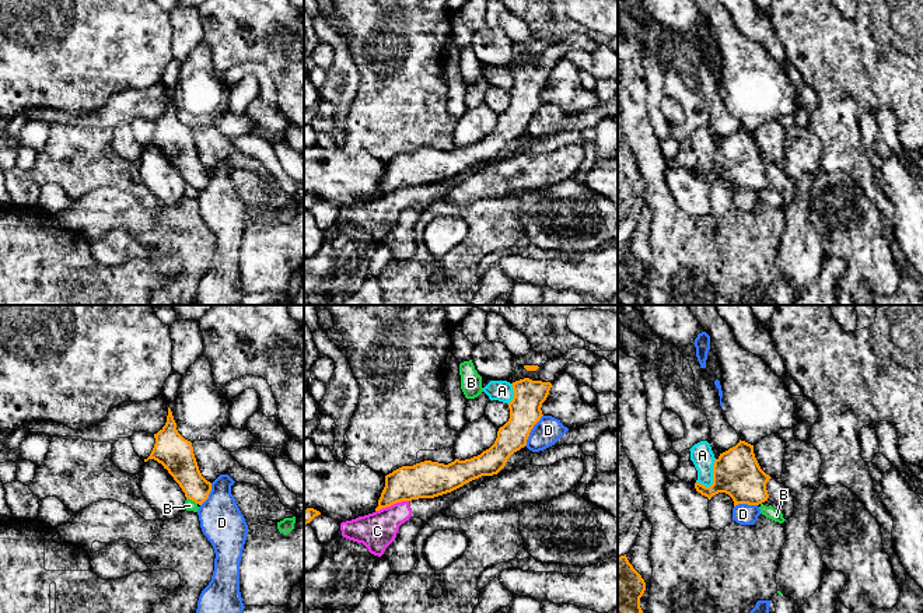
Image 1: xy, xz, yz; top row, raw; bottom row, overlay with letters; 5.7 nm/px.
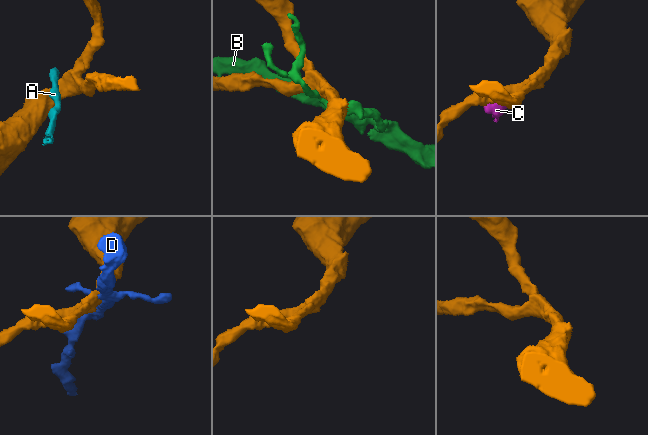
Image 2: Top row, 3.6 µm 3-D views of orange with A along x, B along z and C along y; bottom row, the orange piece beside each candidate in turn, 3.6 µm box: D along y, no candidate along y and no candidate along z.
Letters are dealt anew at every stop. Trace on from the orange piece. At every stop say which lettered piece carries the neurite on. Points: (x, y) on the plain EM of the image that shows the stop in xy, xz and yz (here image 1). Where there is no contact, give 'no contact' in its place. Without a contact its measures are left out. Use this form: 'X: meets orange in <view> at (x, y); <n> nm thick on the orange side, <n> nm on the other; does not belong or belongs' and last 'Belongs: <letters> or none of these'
A: meets orange in yz at (713, 165); 260 nm thick on the orange side, 130 nm on the other; does not belong
B: meets orange in xy at (192, 186); 180 nm thick on the orange side, 60 nm on the other; does not belong
C: meets orange in xz at (391, 191); 200 nm thick on the orange side, 220 nm on the other; does not belong
D: meets orange in xz at (531, 115); 180 nm thick on the orange side, 160 nm on the other; does not belong
Belongs: none of these

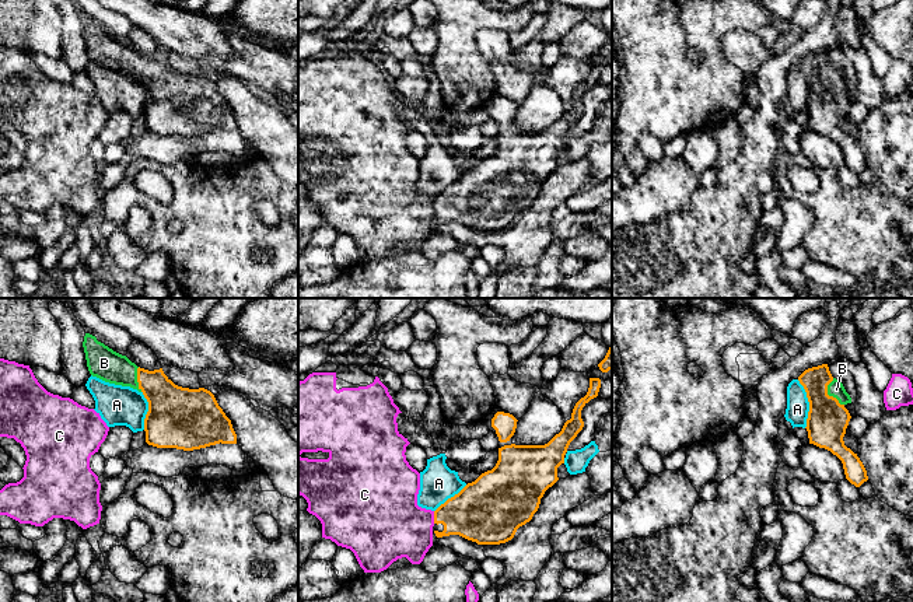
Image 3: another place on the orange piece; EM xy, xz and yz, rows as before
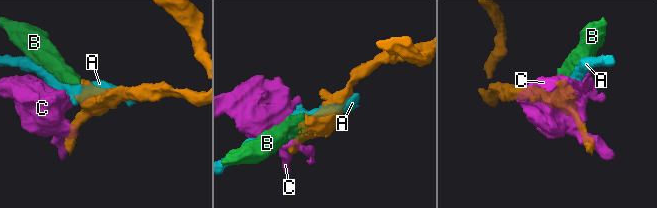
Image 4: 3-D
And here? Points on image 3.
A: meets orange in yz at (810, 90); 240 nm thick on the orange side, 130 nm on the other; does not belong
B: meets orange in yz at (826, 80); 240 nm thick on the orange side, 90 nm on the other; belongs
C: meets orange in xz at (434, 203); 320 nm thick on the orange side, 380 nm on the other; does not belong
Belongs: B

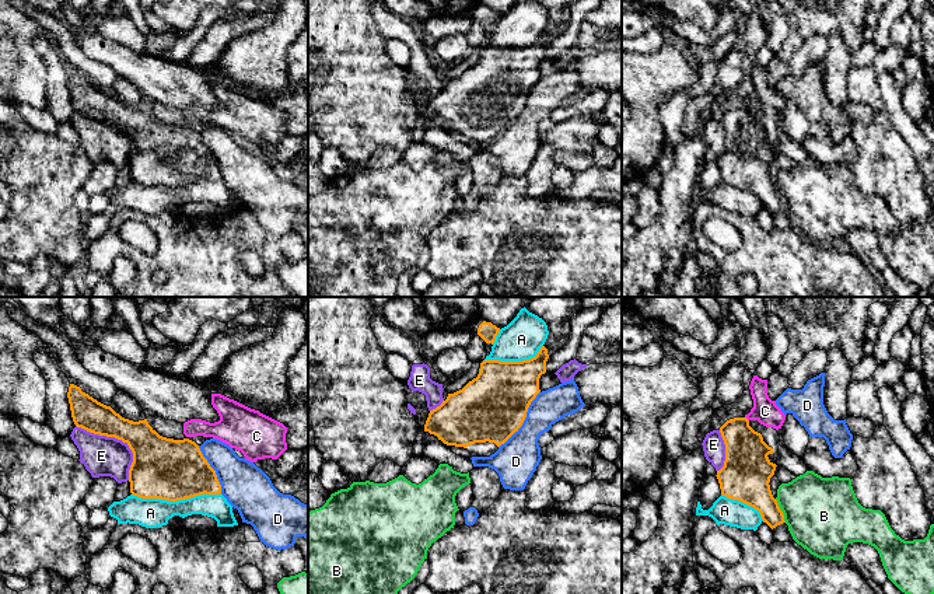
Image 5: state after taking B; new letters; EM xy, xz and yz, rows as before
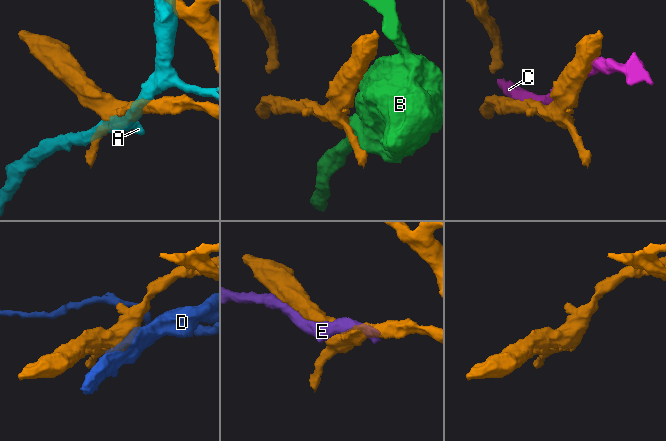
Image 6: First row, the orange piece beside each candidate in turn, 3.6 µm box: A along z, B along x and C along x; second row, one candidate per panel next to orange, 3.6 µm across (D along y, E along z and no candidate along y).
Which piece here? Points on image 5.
A: meets orange in xy at (177, 187); 360 nm thick on the orange side, 170 nm on the other; does not belong
B: meets orange in yz at (780, 196); 240 nm thick on the orange side, 420 nm on the other; does not belong
C: meets orange in yz at (747, 105); 260 nm thick on the orange side, 150 nm on the other; does not belong
D: meets orange in xz at (524, 105); 380 nm thick on the orange side, 240 nm on the other; does not belong
E: meets orange in xy at (119, 125); 280 nm thick on the orange side, 220 nm on the other; does not belong
Belongs: none of these

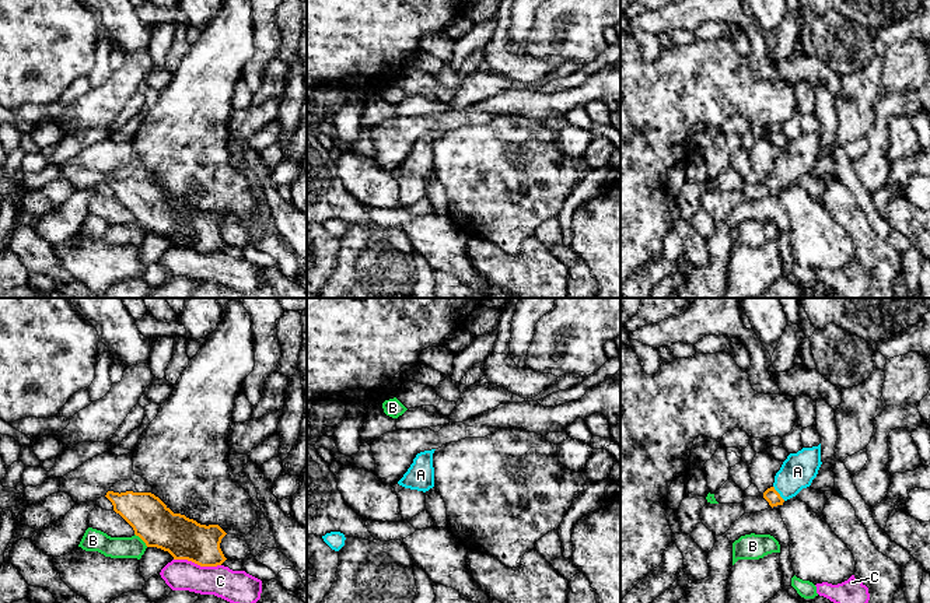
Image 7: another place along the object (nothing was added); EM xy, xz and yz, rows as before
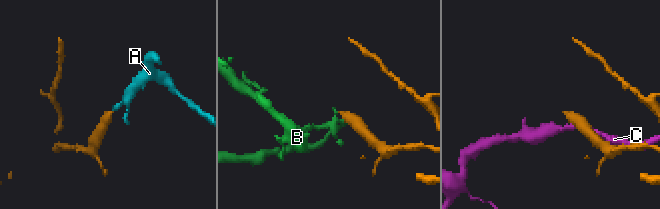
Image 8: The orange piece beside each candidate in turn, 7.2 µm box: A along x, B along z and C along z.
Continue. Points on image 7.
A: meets orange in yz at (778, 179); 80 nm thick on the orange side, 200 nm on the other; belongs
B: meets orange in xy at (142, 225); 240 nm thick on the orange side, 130 nm on the other; does not belong
C: meets orange in xy at (198, 251); 240 nm thick on the orange side, 190 nm on the other; does not belong
Belongs: A

